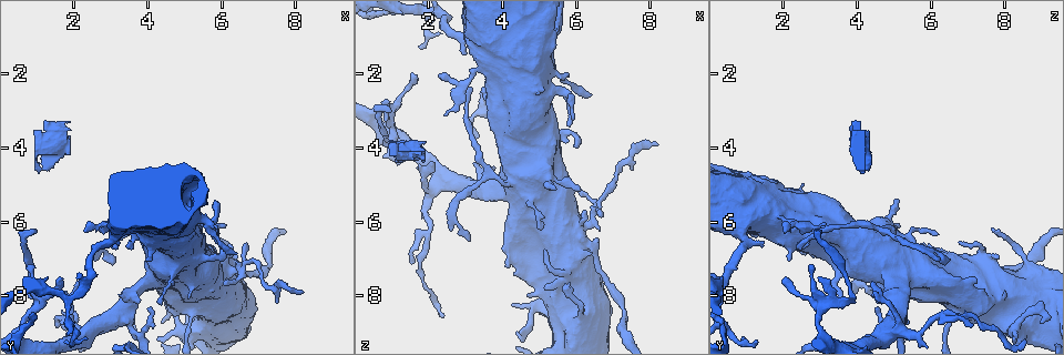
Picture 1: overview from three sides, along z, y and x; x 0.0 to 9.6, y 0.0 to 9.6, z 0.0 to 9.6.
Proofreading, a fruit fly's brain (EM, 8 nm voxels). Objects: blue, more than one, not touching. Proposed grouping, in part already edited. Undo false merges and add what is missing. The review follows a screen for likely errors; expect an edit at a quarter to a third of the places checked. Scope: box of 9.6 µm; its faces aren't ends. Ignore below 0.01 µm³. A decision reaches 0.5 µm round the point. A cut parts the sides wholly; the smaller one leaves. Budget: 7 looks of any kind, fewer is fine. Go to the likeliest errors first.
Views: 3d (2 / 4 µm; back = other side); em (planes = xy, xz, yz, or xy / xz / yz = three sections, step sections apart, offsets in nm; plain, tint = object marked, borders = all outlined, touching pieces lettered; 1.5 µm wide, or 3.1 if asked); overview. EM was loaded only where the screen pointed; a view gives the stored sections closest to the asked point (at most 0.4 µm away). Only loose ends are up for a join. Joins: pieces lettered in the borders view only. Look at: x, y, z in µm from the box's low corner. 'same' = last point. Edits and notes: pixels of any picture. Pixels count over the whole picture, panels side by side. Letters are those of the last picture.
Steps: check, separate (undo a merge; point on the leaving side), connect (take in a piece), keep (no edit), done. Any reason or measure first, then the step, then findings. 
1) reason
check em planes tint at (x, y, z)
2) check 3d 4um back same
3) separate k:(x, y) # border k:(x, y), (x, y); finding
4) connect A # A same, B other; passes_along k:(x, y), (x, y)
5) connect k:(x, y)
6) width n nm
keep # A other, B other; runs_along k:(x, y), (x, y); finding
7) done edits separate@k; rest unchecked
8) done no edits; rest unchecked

calibre changes
check 3d 4um at (6.50, 7.25, 5.65)

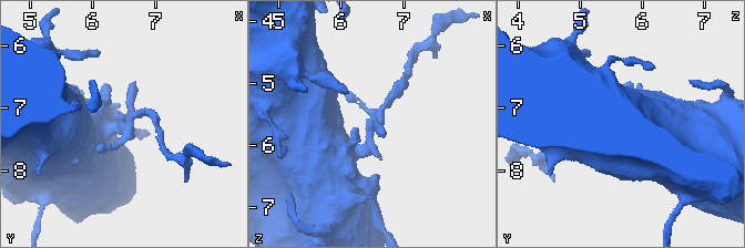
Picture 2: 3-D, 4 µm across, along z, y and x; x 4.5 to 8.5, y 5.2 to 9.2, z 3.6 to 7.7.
check em planes borders at (6.50, 7.20, 5.65)

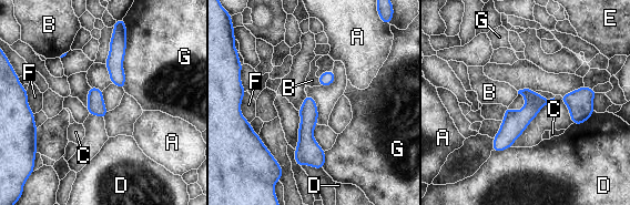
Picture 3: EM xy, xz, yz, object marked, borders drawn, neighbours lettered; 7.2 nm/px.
longest_contact G 440 nm
keep # A other, B other, C other, D other, E other, F other, G other; border 3:(317, 78), (319, 85); continuous, no second cell

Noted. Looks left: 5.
free end
check 3d 2um at (0.85, 7.45, 3.15)

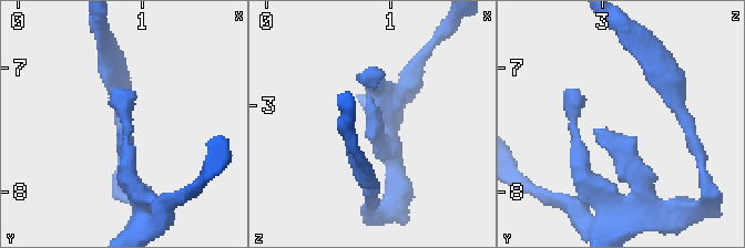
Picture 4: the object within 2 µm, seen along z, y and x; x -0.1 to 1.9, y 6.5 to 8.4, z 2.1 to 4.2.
now the EM
check em planes tint at (0.82, 7.52, 3.08)

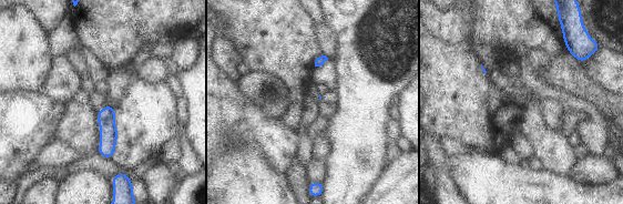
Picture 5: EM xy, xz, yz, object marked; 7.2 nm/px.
check em planes borders same

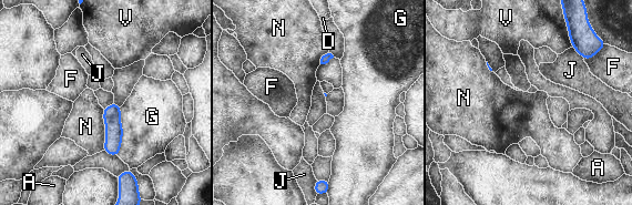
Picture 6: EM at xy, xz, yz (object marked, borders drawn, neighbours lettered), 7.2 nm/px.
keep # A other, D other, F other, G other, J other, N other, V other; border 6:(102, 109), (103, 150); none of them fits

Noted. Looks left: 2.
an open end
check em xy step 8 borders at (5.15, 7.05, 7.80)

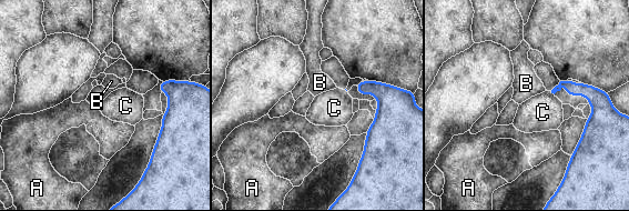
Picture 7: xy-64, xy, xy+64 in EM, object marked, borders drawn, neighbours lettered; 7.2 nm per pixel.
another direction
check em planes borders same

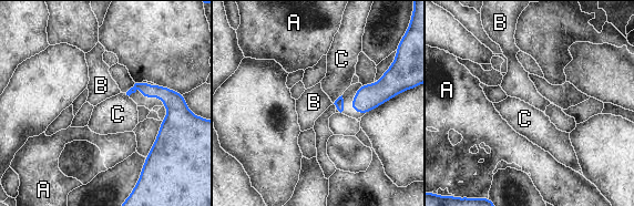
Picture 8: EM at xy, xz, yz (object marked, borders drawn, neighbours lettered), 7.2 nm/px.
keep # A other, B other, C other; border 8:(341, 94), (334, 103); none of them fits

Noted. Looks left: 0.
done no edits; rest unchecked

